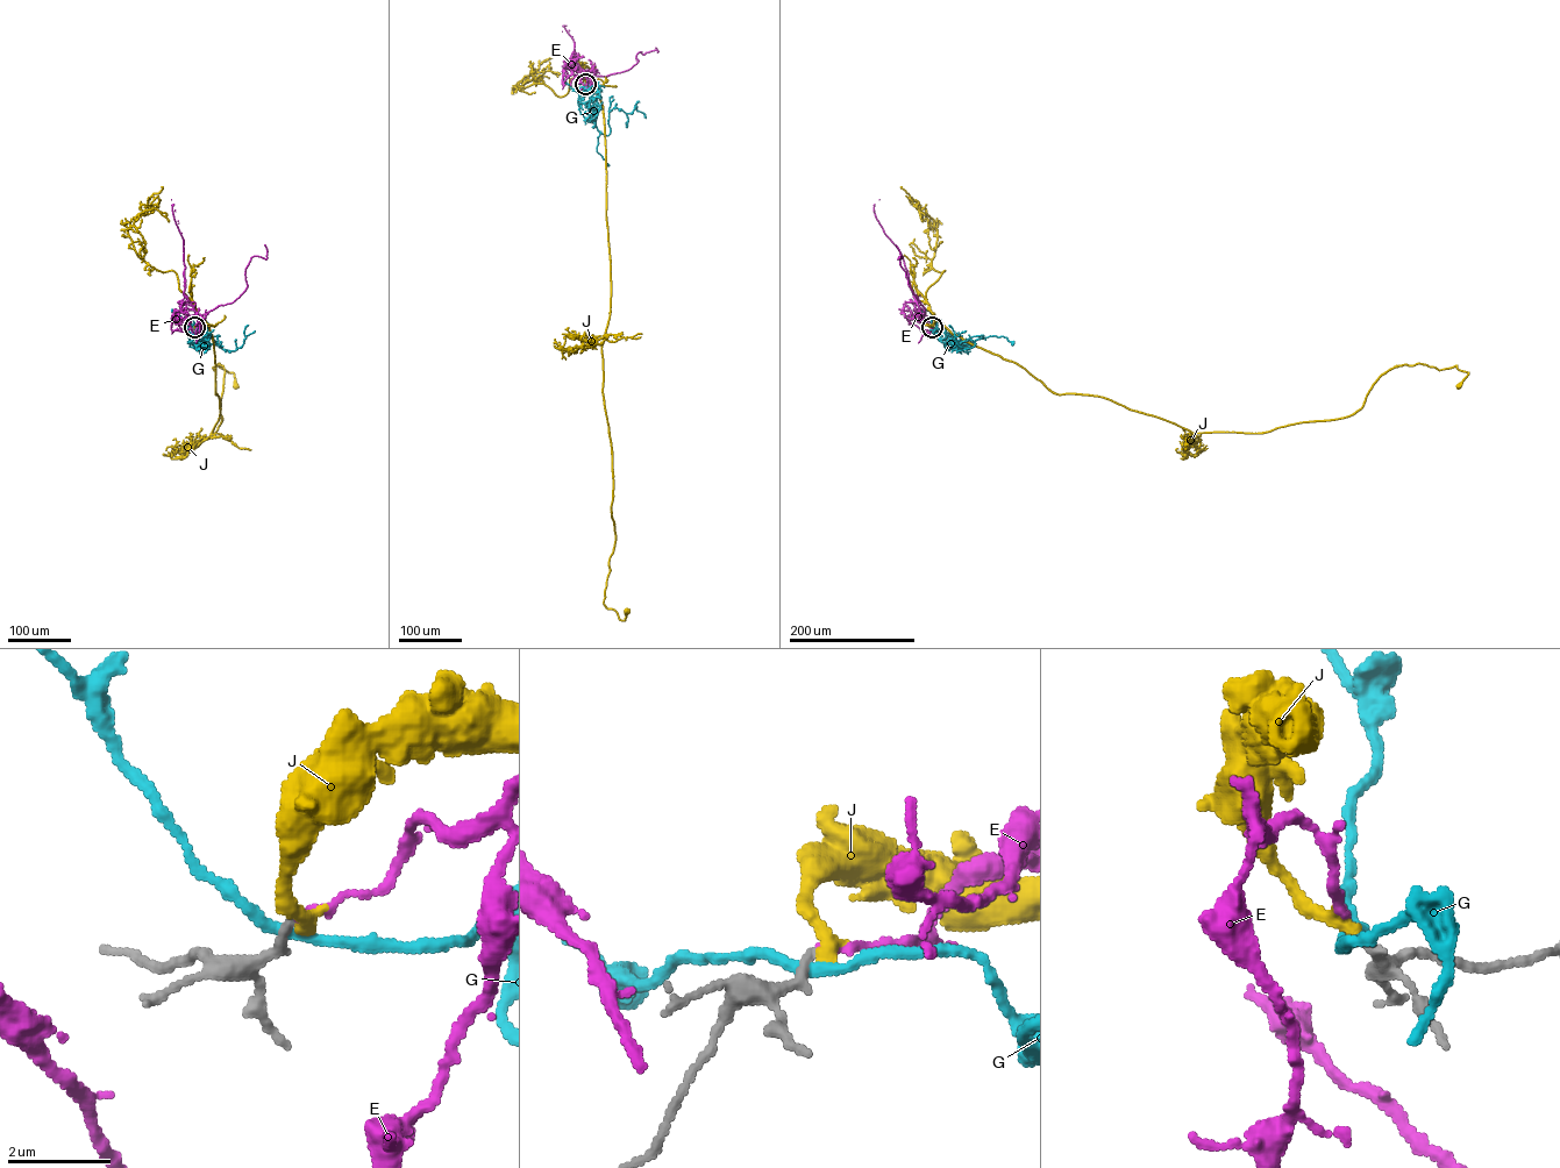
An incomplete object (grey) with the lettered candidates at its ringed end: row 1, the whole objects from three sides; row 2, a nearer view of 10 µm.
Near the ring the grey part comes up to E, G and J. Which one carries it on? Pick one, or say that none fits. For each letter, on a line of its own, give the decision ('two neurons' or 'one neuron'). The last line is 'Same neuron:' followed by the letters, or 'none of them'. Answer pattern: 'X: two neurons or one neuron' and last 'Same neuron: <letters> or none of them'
E: two neurons
G: two neurons
J: two neurons
Same neuron: none of them

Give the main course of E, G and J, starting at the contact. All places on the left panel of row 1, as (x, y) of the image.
E: (194, 327), (199, 325), (199, 315), (183, 293), (183, 240), (171, 199)
G: (194, 327), (199, 330), (202, 343), (208, 339), (206, 335), (216, 343)
J: (194, 327), (205, 321), (213, 342), (211, 433), (225, 370), (212, 368), (235, 386)

